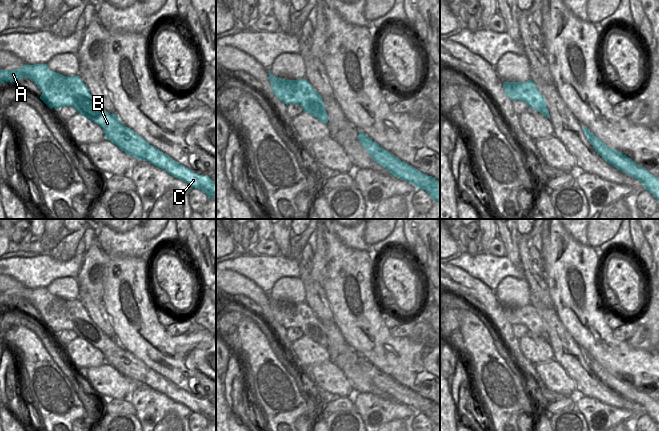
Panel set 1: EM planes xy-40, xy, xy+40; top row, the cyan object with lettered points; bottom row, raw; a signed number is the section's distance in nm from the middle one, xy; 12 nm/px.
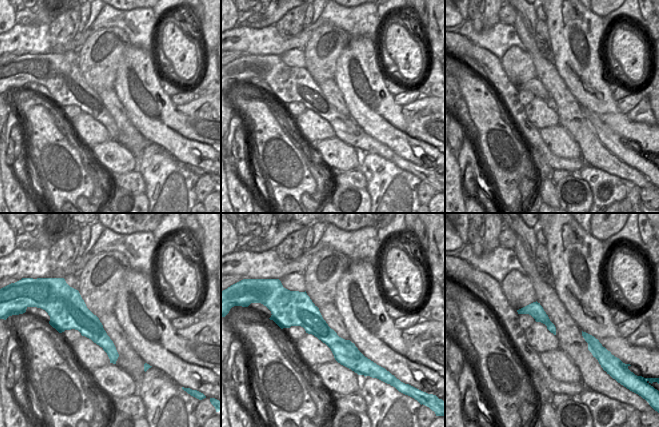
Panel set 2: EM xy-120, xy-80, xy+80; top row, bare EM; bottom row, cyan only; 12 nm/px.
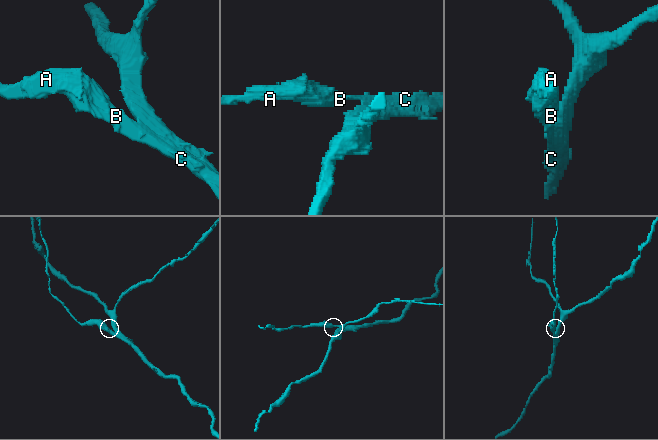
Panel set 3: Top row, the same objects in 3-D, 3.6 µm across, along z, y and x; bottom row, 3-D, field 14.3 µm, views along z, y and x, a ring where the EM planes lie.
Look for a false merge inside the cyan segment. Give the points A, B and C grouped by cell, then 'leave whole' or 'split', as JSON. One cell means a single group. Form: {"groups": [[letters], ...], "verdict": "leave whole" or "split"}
{"groups": [["A", "B"], ["C"]], "verdict": "split"}

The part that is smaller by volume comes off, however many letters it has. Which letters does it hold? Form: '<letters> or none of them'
A, B

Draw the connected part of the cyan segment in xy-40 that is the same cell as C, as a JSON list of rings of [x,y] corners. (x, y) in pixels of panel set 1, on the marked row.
[[[168,155],[160,156],[158,159],[160,163],[155,165],[156,167],[165,170],[173,177],[188,183],[192,188],[201,190],[208,198],[216,199],[216,182],[209,176],[202,176],[194,173],[192,170],[174,161]]]

